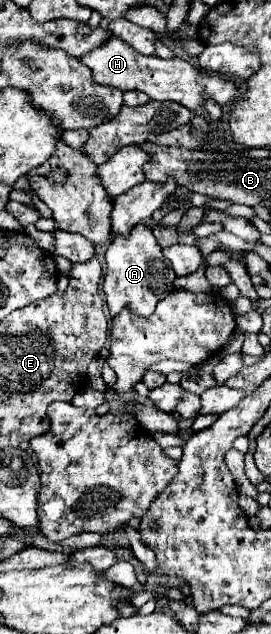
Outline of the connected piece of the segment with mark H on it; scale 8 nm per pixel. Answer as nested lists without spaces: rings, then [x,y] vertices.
[[[116,36],[114,40],[110,40],[110,44],[104,44],[102,48],[96,48],[94,52],[90,52],[90,56],[82,58],[82,62],[92,70],[94,80],[98,84],[114,86],[118,90],[140,90],[148,94],[152,100],[172,100],[190,110],[202,108],[206,98],[214,100],[220,108],[224,108],[224,104],[236,102],[236,94],[238,94],[238,88],[230,78],[208,76],[206,72],[202,72],[200,68],[194,68],[184,58],[164,60],[158,56],[140,54],[128,42]]]

